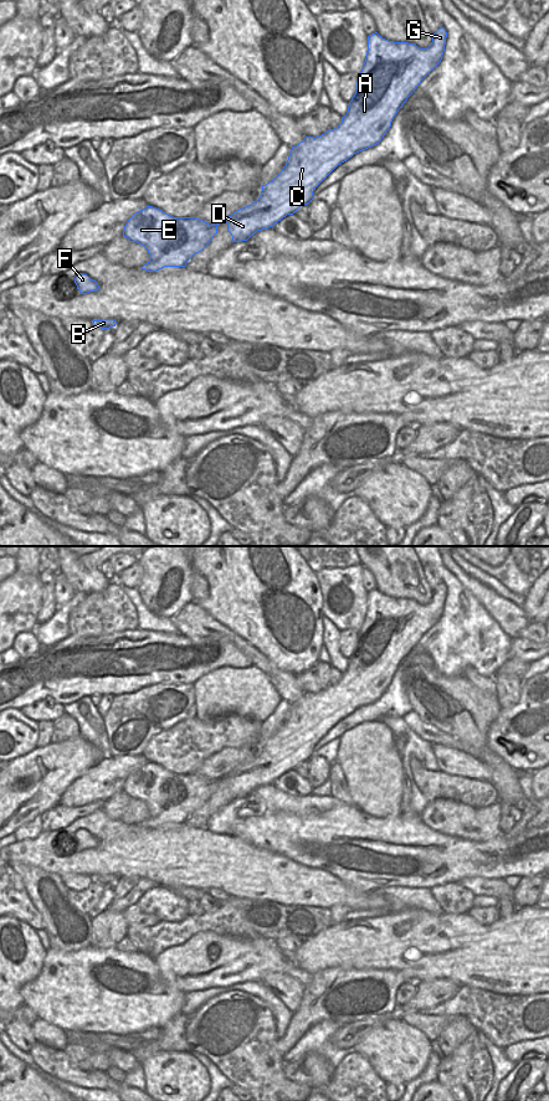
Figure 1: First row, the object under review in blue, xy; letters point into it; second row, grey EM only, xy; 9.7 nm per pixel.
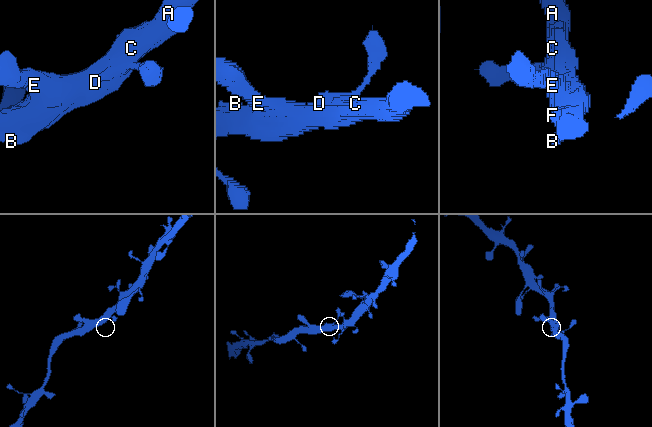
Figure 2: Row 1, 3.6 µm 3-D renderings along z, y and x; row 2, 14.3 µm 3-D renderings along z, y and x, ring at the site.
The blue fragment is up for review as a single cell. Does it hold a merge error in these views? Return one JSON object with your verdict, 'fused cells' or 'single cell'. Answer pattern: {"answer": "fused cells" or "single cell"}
{"answer": "single cell"}

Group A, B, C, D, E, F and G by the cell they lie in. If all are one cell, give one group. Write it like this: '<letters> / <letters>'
A B C D E F G

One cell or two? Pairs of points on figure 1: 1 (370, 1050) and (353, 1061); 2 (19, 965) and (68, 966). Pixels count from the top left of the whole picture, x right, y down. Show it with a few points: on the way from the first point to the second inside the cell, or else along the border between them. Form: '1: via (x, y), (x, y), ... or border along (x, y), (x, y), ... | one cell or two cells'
1: border along (353, 1050), (358, 1051), (367, 1060), (380, 1079) | two cells
2: border along (46, 951), (41, 971), (22, 986) | two cells

